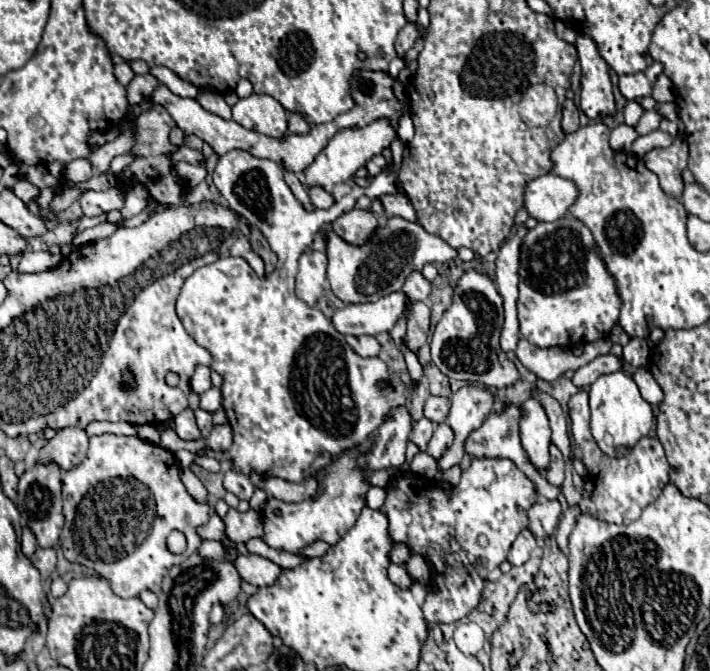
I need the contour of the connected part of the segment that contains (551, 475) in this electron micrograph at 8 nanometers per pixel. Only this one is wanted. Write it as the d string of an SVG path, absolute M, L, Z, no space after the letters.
M556 445L550 447L550 467L546 471L546 479L558 487L564 483L564 459Z

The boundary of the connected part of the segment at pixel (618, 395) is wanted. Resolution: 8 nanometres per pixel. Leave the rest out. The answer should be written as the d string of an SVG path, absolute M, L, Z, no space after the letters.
M624 371L600 375L590 385L590 411L592 411L592 437L598 447L614 457L628 453L642 437L646 437L654 425L654 413L650 403L640 395L638 385Z

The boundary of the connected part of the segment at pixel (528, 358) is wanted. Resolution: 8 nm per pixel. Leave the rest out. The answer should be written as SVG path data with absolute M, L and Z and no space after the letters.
M520 339L518 347L516 347L516 355L522 361L522 365L526 369L530 369L538 379L554 381L564 371L568 371L568 369L576 371L578 367L588 365L598 355L610 353L610 349L612 349L610 339L598 339L598 341L588 343L586 351L576 357L570 349L564 349L564 347L546 347L546 349L542 349L542 347L536 347L536 345L528 343L526 339Z

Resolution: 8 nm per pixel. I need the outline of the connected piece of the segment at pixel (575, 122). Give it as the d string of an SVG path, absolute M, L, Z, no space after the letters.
M564 101L564 111L562 111L562 129L564 129L564 133L568 133L568 131L576 131L576 127L580 127L578 109L576 109L574 101Z

